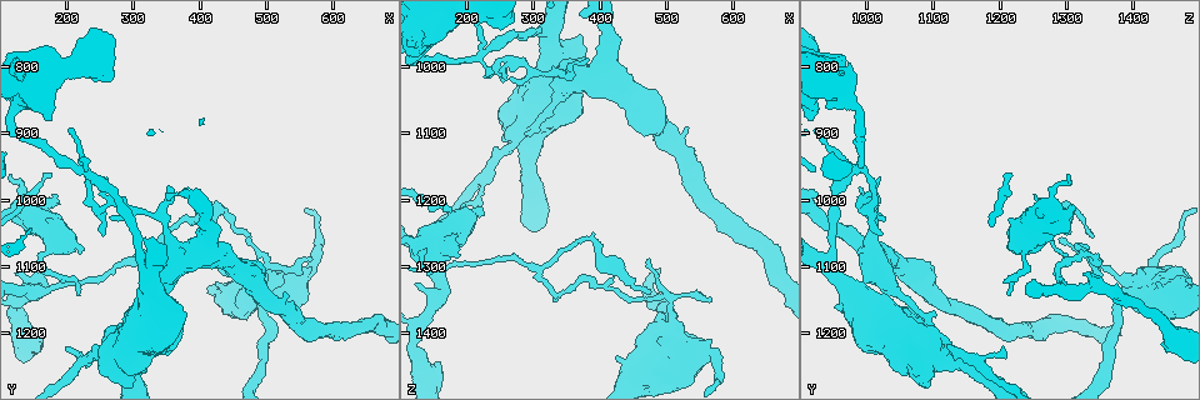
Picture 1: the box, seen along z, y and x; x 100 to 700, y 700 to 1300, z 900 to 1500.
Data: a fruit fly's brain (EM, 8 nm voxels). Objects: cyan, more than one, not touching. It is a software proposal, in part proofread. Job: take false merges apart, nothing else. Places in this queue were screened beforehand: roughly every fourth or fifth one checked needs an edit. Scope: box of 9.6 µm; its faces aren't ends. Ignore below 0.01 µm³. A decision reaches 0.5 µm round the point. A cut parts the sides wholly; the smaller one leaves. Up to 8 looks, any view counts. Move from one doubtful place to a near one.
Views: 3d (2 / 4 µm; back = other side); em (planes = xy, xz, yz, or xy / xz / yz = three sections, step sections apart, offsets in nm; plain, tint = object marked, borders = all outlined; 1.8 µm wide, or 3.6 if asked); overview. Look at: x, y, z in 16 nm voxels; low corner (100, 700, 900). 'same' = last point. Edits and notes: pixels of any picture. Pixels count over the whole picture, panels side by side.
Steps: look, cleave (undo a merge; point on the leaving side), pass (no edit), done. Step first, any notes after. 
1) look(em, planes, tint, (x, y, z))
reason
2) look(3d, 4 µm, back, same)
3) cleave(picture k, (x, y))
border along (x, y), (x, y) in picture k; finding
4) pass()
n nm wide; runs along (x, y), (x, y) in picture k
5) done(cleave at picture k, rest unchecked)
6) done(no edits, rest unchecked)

look(em, 3.6 µm, planes, plain, (175, 1075, 1240))
calibre changes

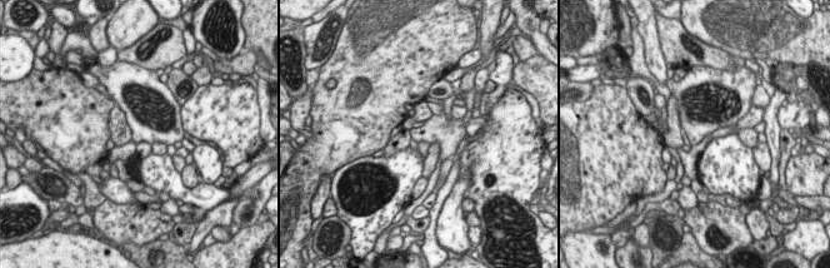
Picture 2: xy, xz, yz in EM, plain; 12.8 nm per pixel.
look(em, 3.6 µm, planes, tint, same)
with the object marked

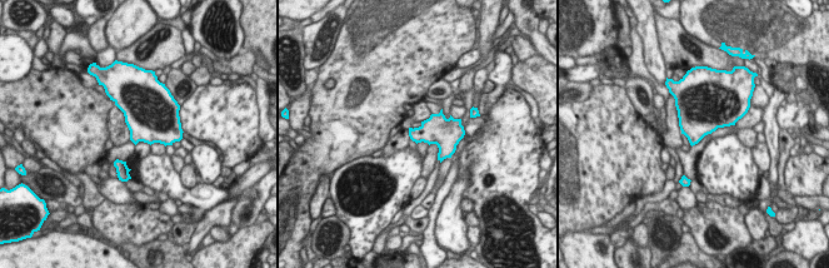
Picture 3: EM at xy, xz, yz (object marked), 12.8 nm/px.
pass()
all the same neuron

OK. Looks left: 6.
look(em, yz, step 4, tint, (245, 1010, 1000))
abrupt turn

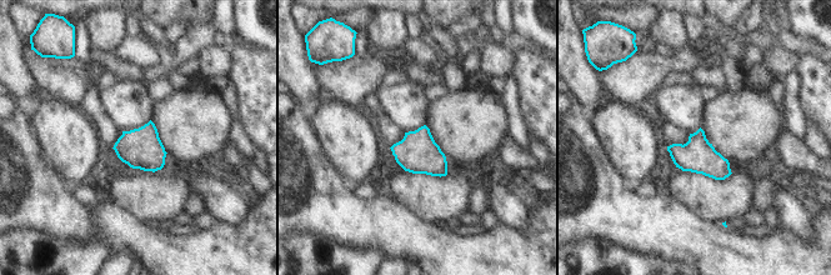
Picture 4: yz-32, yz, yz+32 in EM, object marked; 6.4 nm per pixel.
look(em, planes, tint, same)

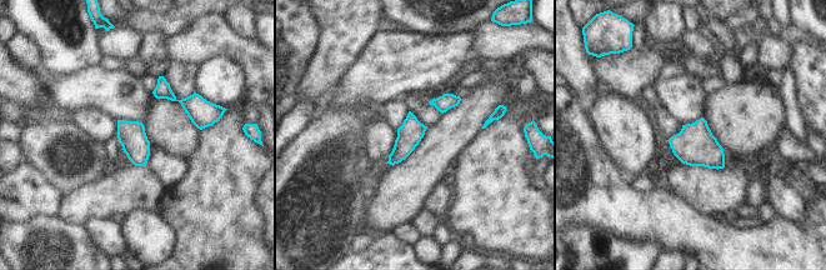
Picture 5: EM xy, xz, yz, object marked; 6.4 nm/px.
pass()
continuous, no second neuron

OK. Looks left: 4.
look(em, planes, borders, (305, 1090, 1305))
three arms meet

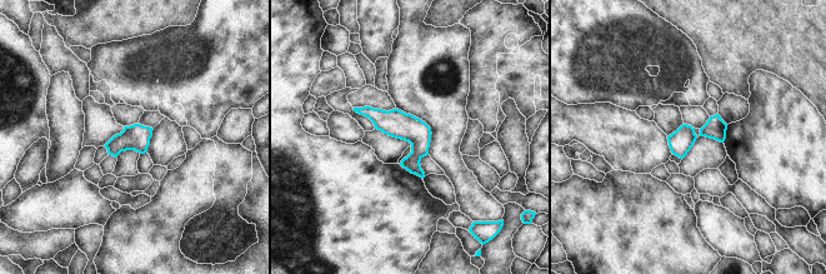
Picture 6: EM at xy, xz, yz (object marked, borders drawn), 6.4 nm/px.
pass()
150 nm wide; all the same neuron

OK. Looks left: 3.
done(no edits, rest unchecked)

